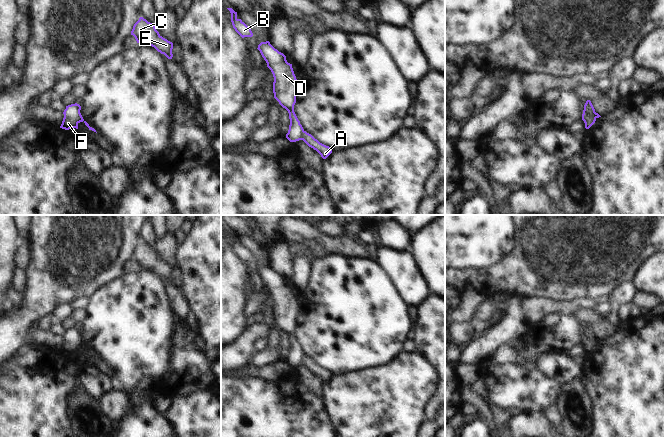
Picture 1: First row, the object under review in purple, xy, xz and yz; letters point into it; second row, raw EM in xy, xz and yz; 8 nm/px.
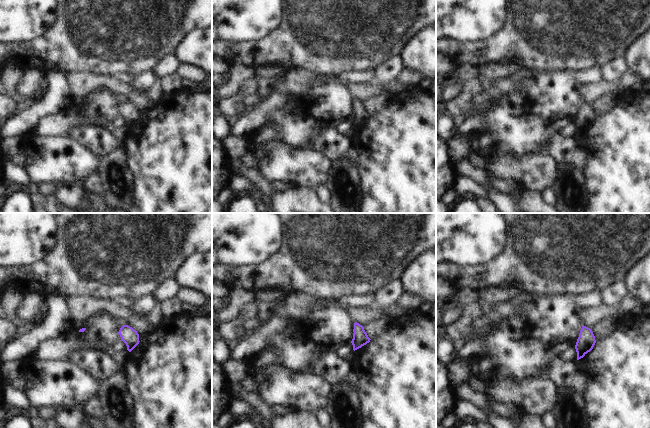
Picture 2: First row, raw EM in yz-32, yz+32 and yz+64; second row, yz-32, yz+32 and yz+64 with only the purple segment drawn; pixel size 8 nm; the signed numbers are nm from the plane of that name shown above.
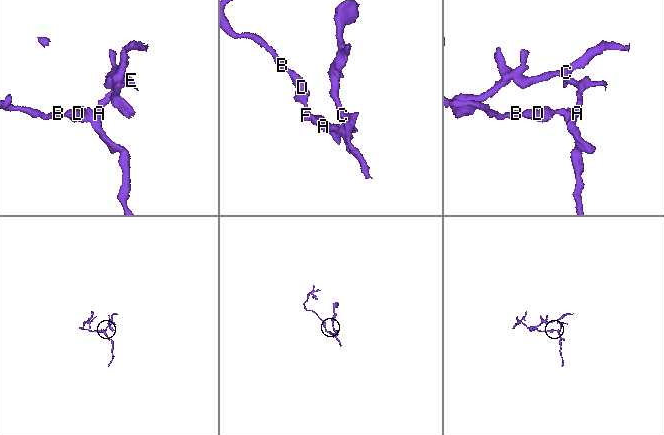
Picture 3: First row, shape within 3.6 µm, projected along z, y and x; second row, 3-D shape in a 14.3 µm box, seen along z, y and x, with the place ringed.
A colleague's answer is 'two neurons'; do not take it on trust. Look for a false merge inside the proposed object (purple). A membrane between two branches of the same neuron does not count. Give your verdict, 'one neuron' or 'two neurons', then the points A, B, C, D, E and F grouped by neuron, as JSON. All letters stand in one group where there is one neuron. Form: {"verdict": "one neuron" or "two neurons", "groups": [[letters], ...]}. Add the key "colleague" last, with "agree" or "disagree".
{"verdict": "two neurons", "groups": [["A", "C", "E"], ["B", "D", "F"]], "colleague": "agree"}

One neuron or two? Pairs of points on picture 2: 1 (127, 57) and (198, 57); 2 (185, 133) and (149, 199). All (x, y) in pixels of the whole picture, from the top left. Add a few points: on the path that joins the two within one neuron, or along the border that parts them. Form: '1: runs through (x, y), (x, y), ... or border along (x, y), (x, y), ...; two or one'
1: border along (187, 33), (178, 45), (175, 54); two
2: runs through (181, 149), (181, 167), (165, 183); one

